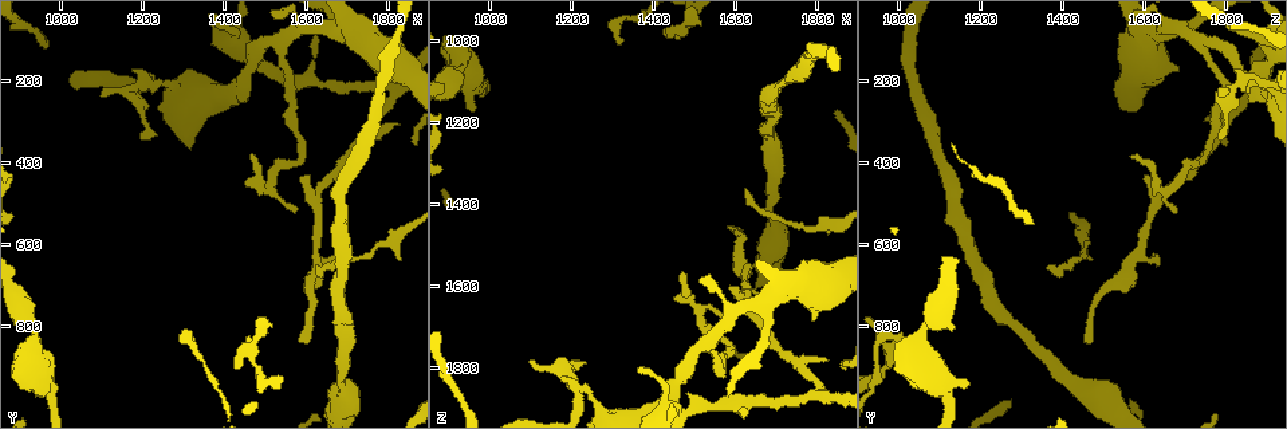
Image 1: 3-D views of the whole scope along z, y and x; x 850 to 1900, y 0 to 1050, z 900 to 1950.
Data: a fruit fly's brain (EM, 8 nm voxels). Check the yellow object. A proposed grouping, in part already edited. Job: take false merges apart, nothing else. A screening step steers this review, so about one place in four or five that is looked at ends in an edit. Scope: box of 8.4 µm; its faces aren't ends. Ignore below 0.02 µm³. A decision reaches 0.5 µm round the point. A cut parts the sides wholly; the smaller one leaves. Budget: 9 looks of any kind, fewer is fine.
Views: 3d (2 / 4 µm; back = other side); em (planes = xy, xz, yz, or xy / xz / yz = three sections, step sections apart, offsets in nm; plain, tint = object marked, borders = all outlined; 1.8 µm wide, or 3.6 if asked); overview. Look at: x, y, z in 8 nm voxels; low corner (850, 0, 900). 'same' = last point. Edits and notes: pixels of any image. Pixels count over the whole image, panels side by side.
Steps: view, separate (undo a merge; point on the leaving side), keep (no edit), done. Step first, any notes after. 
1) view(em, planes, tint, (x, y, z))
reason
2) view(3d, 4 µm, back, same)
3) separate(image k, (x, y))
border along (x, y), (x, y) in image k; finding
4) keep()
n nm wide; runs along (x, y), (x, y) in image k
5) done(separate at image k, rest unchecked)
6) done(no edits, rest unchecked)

view(em, 3.6 µm, planes, tint, (1720, 75, 1595))
a fork

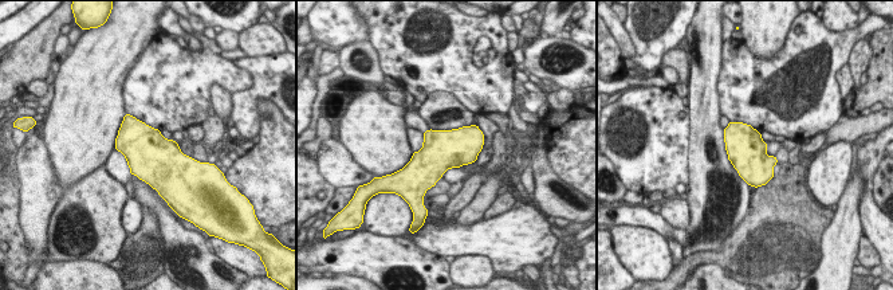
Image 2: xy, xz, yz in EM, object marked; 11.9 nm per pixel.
keep()
one neuron here

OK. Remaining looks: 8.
view(3d, 4 µm, (1535, 100, 1730))
two arms in line, one across

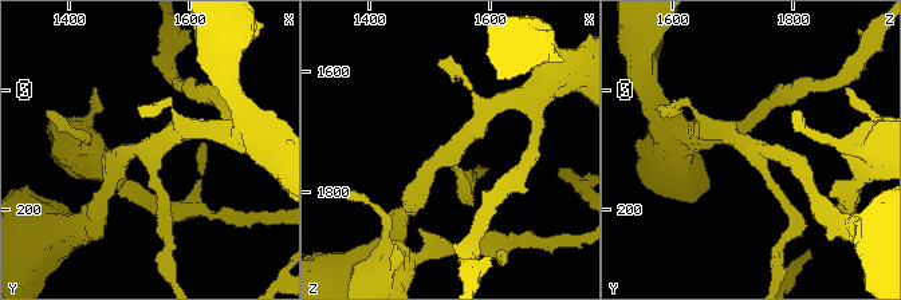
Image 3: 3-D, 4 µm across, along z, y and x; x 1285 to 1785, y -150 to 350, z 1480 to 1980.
view(em, xy, step 8, tint, (1540, 100, 1730))
3 arms

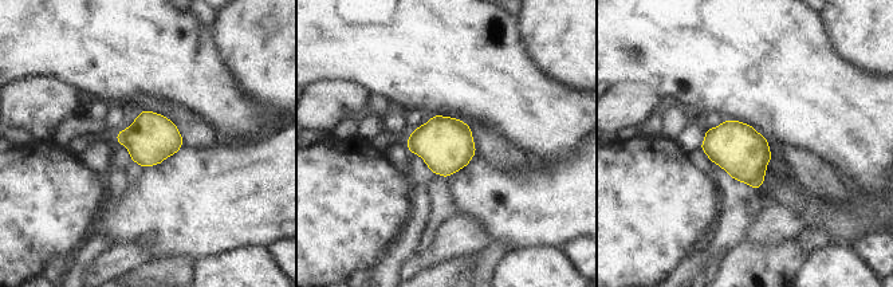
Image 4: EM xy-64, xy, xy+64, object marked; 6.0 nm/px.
view(em, planes, tint, same)
cut it another way

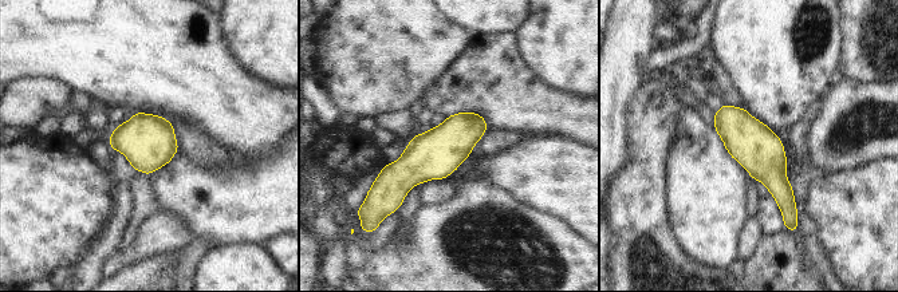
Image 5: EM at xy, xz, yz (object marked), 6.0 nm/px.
keep()
all the same neuron

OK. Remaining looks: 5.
view(3d, 4 µm, back, (1500, 460, 1650))
sharp bend

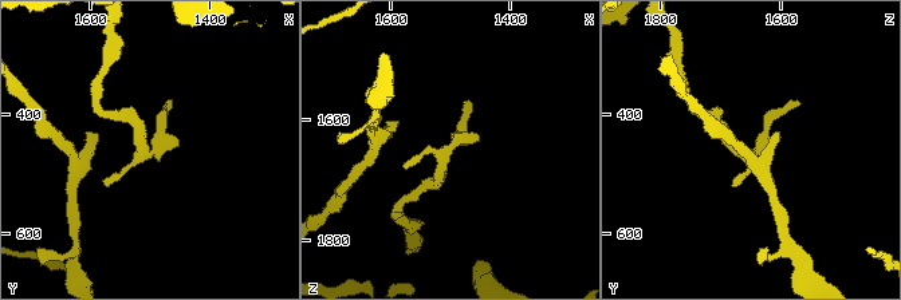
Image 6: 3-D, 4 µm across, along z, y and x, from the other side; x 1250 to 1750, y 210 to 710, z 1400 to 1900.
view(em, 3.6 µm, planes, tint, (1505, 465, 1650))
shape alone is not enough

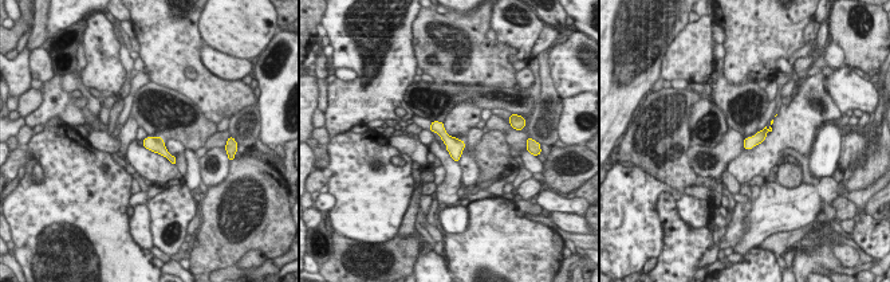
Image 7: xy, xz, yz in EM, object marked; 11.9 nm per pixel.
keep()
140 nm wide; all the same neuron

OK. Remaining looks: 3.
view(3d, 2 µm, (1810, 210, 1870))
three-way junction

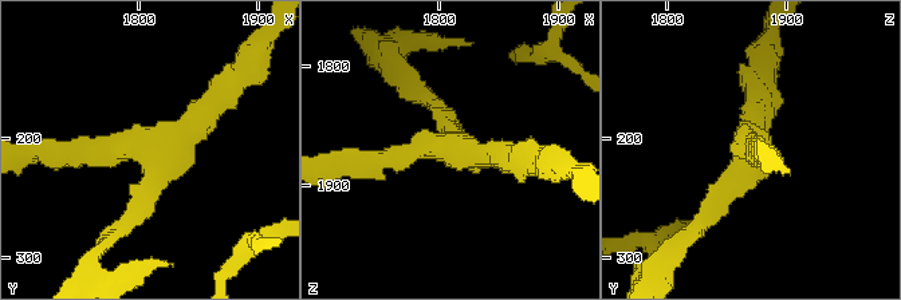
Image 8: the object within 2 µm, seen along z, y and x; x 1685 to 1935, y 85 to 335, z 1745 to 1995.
view(em, 3.6 µm, xz, step 4, tint, (1808, 212, 1868))
3 arms

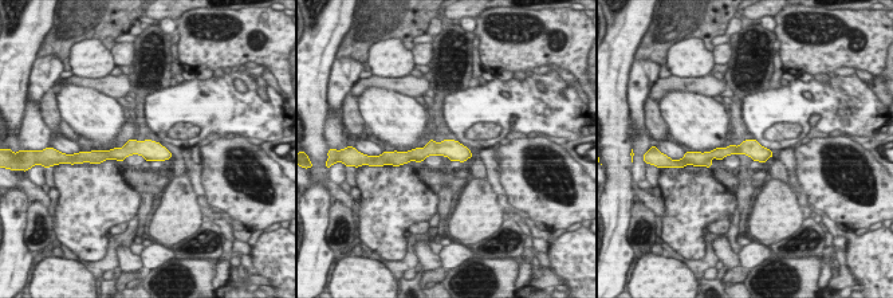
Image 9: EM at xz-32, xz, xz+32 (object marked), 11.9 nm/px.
keep()
runs along (768, 153), (730, 149), (709, 156) in image 9; continuous, no second neuron

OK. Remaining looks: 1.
done(no edits, rest unchecked)

